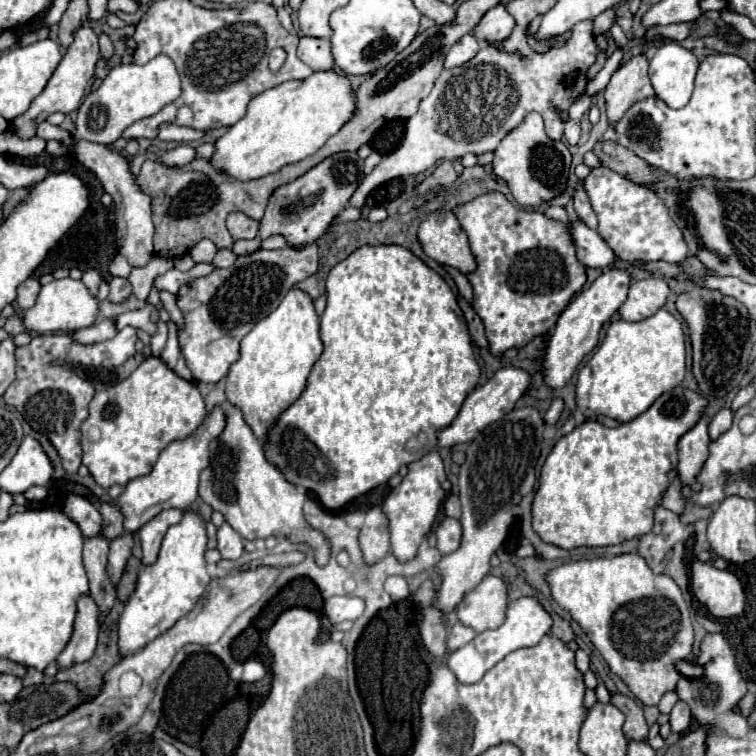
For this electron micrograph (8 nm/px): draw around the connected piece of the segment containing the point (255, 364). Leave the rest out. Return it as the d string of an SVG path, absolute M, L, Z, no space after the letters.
M290 290L282 304L266 318L262 318L240 342L240 358L230 366L230 372L226 376L226 396L228 402L238 406L244 414L246 424L252 428L258 440L264 442L268 438L268 430L272 428L272 422L280 418L280 414L292 406L300 398L300 394L306 390L308 374L316 360L322 354L322 340L318 336L318 316L314 312L314 302L308 294L302 290Z

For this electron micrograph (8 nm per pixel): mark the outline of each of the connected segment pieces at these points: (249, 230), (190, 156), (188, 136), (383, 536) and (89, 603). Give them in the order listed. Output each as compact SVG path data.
M232 212L232 214L228 216L228 230L230 230L230 234L232 234L234 240L254 238L256 232L258 232L258 228L260 228L260 222L248 218L248 216L242 214L242 212Z
M178 146L174 150L168 150L168 152L160 152L162 156L162 162L166 166L186 166L188 162L192 162L196 158L196 148L192 146Z
M163 124L160 126L158 138L162 141L192 142L192 140L202 140L204 132L176 124Z
M374 506L366 512L366 522L360 530L360 548L364 552L366 564L378 562L390 550L388 518L384 518L384 510L380 506Z
M84 594L78 598L78 612L74 620L74 634L68 642L68 646L58 656L60 668L72 666L74 662L86 662L92 658L96 648L96 638L100 632L100 608L96 606L94 598L90 594Z

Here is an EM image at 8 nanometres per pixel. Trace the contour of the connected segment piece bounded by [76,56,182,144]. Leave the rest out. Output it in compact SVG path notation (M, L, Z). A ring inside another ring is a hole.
M156 56L148 64L120 64L108 72L96 92L90 92L82 102L76 118L76 134L82 140L112 144L136 120L158 114L164 106L180 96L180 76L176 66L166 56Z

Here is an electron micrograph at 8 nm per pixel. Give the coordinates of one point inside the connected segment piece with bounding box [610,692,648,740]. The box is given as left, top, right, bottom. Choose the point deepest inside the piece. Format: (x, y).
(635, 727)

